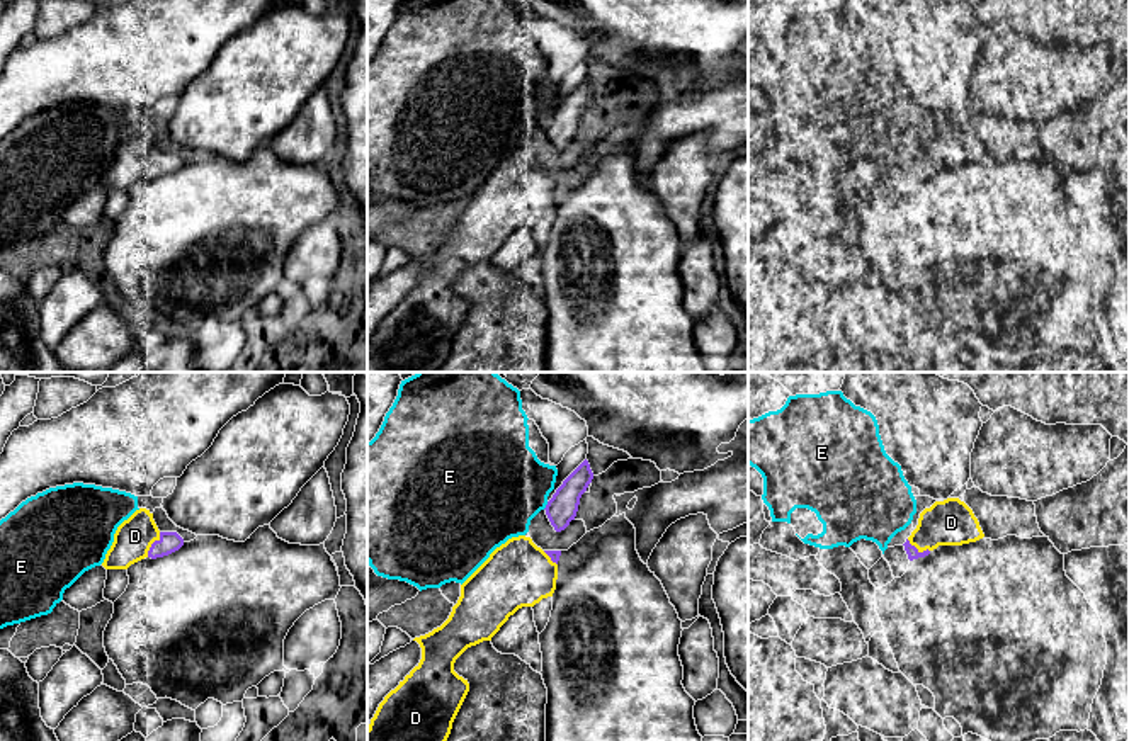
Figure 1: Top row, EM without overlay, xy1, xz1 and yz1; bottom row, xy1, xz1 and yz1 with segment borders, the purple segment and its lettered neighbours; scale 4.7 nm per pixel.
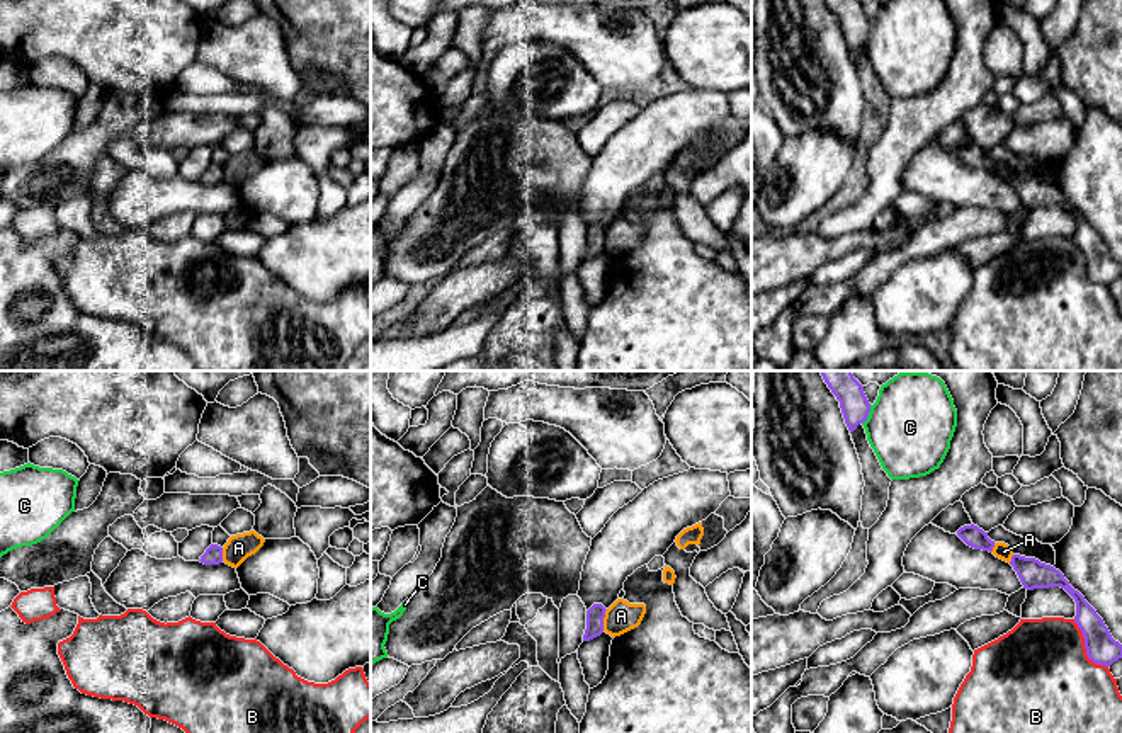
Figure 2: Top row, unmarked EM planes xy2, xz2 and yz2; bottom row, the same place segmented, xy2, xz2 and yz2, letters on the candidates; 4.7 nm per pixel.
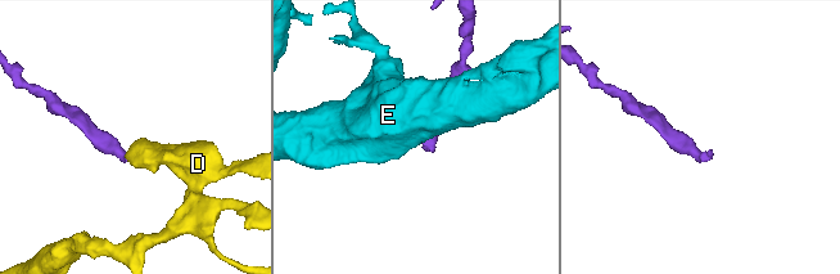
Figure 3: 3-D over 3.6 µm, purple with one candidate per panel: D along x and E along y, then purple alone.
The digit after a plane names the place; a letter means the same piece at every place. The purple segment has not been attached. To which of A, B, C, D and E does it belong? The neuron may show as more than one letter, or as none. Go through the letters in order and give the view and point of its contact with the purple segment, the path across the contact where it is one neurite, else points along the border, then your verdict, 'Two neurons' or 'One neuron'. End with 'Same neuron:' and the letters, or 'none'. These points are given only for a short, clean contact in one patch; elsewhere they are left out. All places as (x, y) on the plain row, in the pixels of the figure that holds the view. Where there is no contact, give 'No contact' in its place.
A: Touches purple at xz2 (602, 238). Boundary: xz2 (607, 228), (602, 249). Two neurons
B: Touches purple at yz2 (1085, 266). Two neurons
C: Touches purple at yz2 (867, 34). Two neurons
D: Touches purple at xy1 (152, 164). One neuron
E: Touches purple at xz1 (546, 124). Two neurons
Same neuron: D

